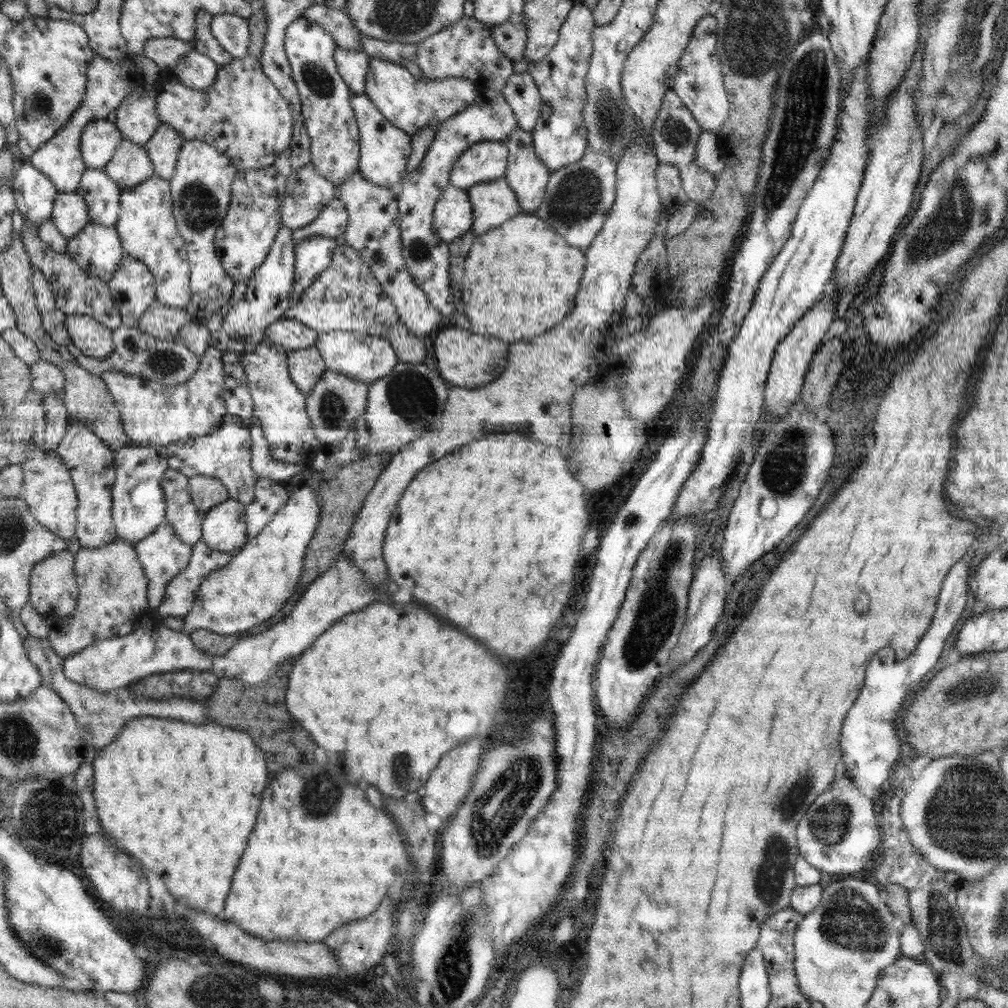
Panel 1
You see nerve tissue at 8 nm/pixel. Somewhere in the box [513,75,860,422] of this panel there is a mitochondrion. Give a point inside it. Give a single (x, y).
(578, 194)

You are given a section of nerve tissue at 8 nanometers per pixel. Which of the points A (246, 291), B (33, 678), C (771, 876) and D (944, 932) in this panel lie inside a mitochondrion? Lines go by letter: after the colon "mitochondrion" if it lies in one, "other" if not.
A: other
B: other
C: mitochondrion
D: mitochondrion

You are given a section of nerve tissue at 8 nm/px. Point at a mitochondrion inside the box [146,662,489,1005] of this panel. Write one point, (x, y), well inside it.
(454, 965)

